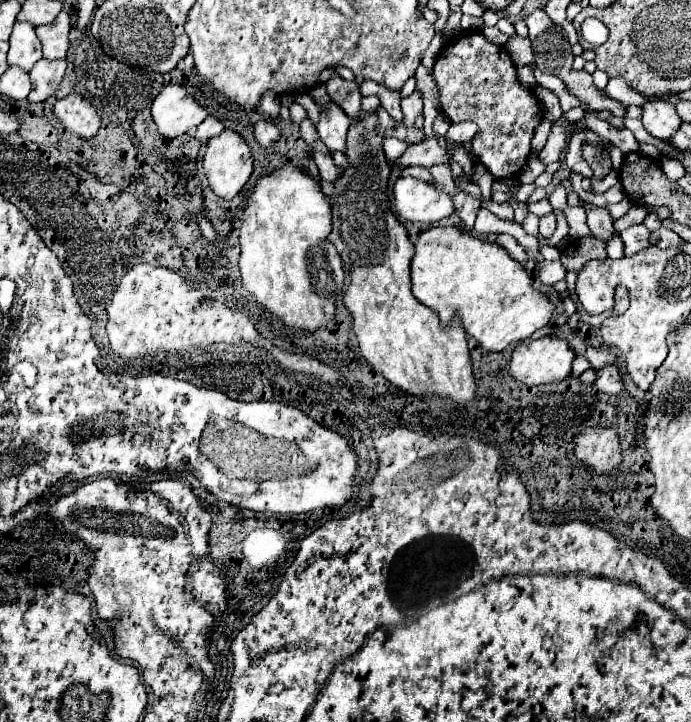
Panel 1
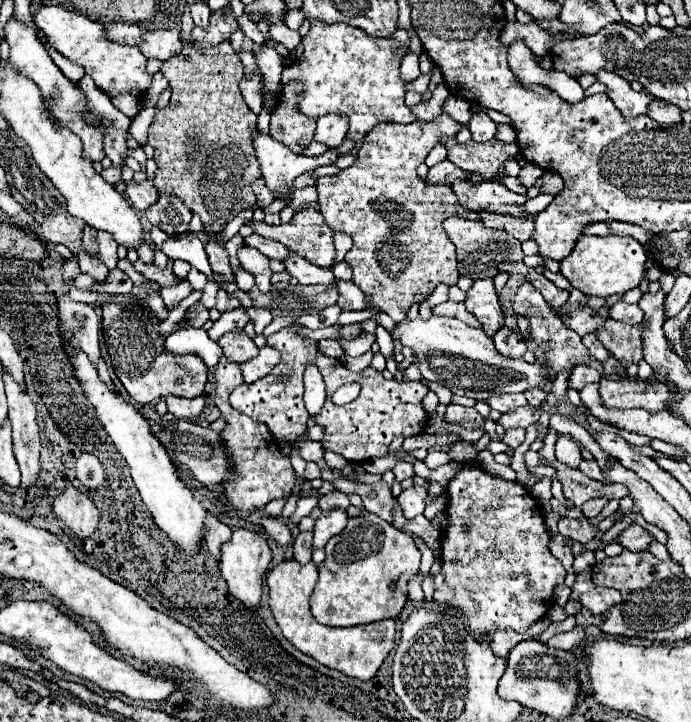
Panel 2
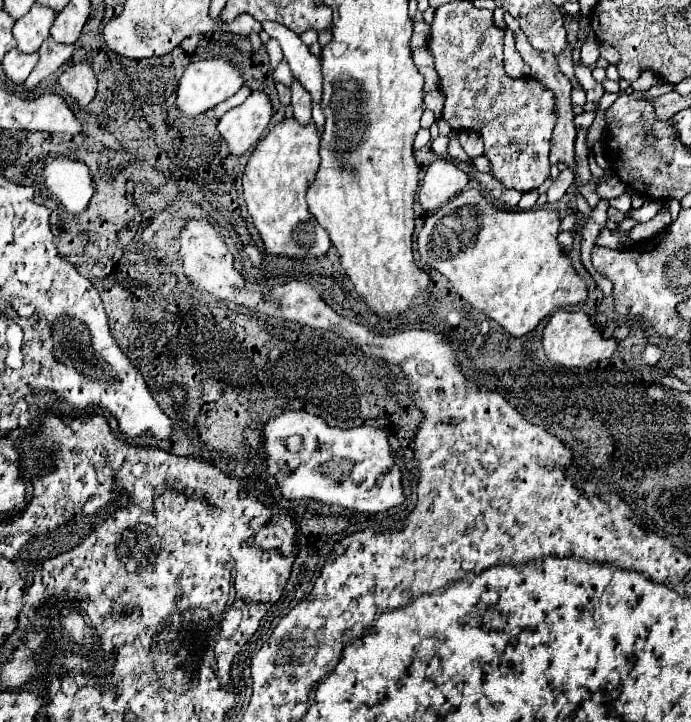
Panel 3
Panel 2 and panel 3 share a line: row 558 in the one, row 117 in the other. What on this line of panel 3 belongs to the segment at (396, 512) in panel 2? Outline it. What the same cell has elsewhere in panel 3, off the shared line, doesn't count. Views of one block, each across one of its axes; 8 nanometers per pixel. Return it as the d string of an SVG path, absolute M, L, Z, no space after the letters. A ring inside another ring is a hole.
M434 90L434 92L428 92L424 96L424 106L430 108L434 112L436 118L442 116L442 104L444 104L444 94L440 90Z

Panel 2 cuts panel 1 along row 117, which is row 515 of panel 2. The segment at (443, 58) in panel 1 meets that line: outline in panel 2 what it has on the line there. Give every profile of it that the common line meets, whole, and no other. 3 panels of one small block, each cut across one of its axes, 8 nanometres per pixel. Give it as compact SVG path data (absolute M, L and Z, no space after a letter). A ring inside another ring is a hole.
M462 468L452 478L452 482L448 484L446 494L448 494L448 510L446 510L448 512L448 526L446 526L446 530L442 534L442 558L444 558L442 560L442 574L444 574L444 584L438 590L434 590L434 600L460 610L468 618L468 628L476 636L486 636L486 634L492 634L496 630L514 630L514 632L520 632L520 634L526 632L534 622L540 622L546 616L546 612L552 606L554 586L564 584L564 576L566 576L564 566L560 566L560 562L556 562L556 558L552 558L552 554L548 550L550 534L544 528L544 518L542 518L542 512L540 512L536 500L518 482L508 482L508 480L496 478L496 476L492 476L492 474L488 474L488 472L480 470L480 468Z

